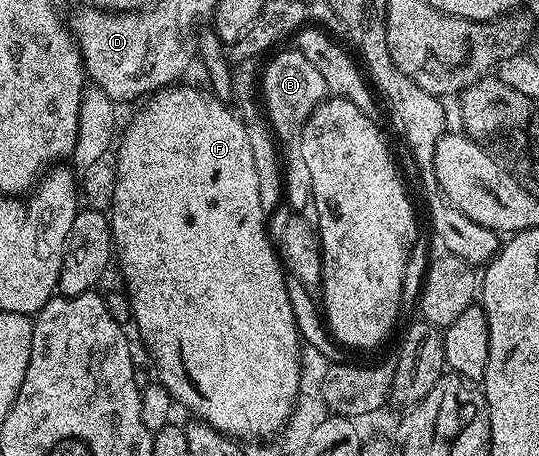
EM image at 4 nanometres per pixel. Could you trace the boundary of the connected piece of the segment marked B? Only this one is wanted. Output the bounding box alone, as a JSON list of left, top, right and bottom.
[258,48,330,146]

